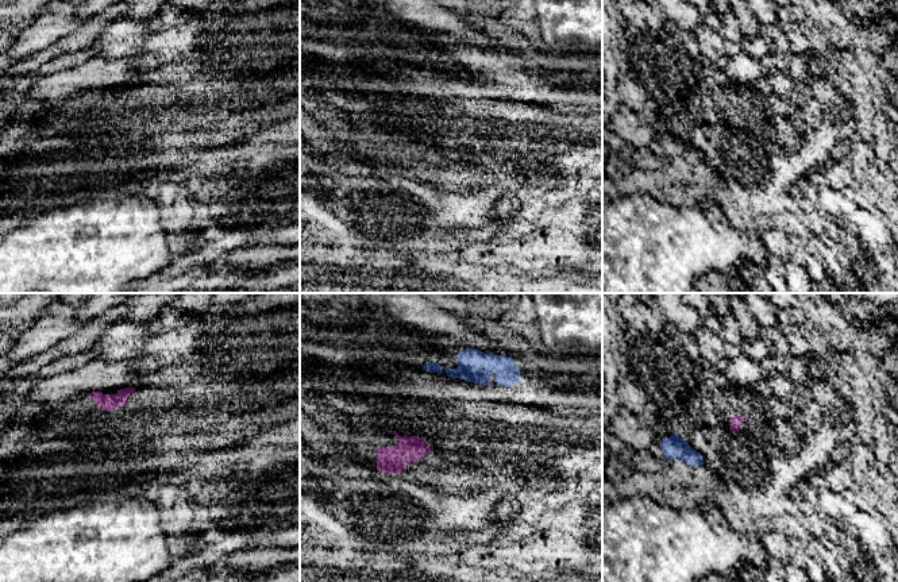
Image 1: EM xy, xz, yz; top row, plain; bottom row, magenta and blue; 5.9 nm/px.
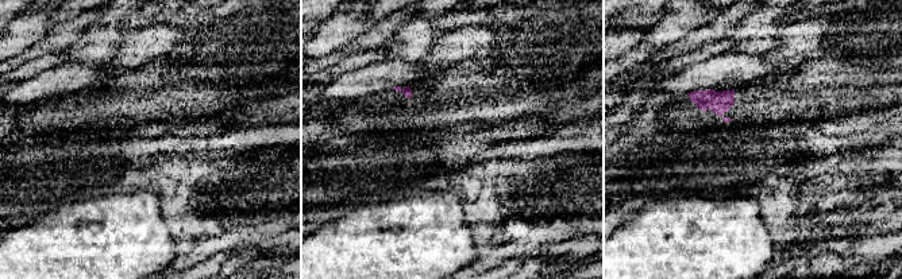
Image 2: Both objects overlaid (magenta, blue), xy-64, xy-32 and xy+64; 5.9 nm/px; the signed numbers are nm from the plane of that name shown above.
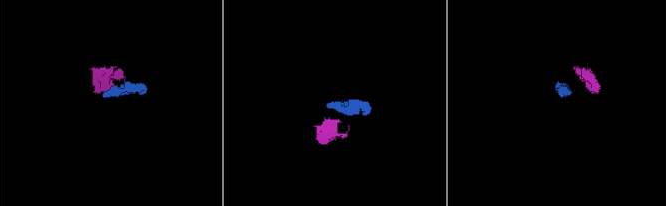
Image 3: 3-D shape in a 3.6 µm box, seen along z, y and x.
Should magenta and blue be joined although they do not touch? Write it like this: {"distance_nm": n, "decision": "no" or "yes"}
{"distance_nm": 220, "decision": "no"}

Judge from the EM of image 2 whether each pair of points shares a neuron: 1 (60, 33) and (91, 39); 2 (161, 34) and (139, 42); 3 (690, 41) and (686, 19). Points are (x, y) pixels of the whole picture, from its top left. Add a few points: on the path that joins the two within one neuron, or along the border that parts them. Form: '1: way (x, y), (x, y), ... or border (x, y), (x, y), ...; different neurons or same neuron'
1: border (96, 23), (87, 27), (61, 51); different neurons
2: way (155, 39), (145, 42); same neuron
3: border (712, 20), (690, 30), (681, 39), (660, 47); different neurons

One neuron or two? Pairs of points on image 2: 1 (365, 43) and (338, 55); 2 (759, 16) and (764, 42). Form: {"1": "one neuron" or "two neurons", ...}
{"1": "one neuron", "2": "one neuron"}

